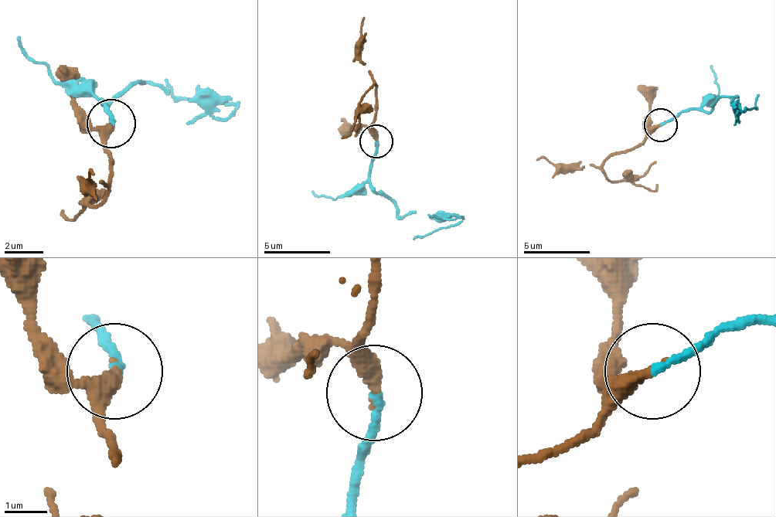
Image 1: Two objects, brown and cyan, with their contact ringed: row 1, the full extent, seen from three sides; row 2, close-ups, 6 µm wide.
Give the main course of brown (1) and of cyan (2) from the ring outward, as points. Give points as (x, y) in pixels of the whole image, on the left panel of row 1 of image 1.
1: (112, 124), (107, 158), (112, 163), (112, 178), (107, 197), (78, 216), (59, 212)
2: (112, 124), (103, 100), (146, 80), (199, 100), (214, 100), (175, 95), (165, 80)

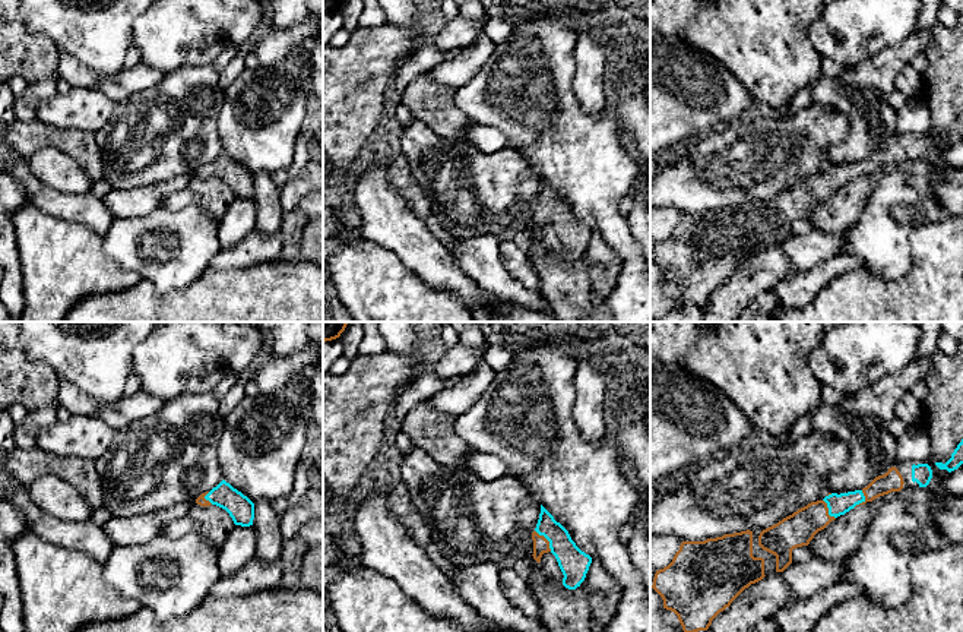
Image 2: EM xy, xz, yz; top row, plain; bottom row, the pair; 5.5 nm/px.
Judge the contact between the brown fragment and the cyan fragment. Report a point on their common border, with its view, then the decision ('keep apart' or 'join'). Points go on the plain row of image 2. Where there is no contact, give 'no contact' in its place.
meets brown in xz at (547, 212); join

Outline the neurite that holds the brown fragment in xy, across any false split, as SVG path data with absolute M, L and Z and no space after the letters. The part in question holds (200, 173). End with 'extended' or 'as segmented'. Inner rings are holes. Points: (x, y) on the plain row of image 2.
M222 152L210 164L202 165L196 176L200 178L216 177L225 181L235 198L250 199L254 192L254 176L229 155Z; extended

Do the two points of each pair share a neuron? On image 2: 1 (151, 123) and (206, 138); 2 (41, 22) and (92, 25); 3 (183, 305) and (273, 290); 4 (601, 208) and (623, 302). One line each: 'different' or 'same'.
1: same
2: same
3: same
4: same

